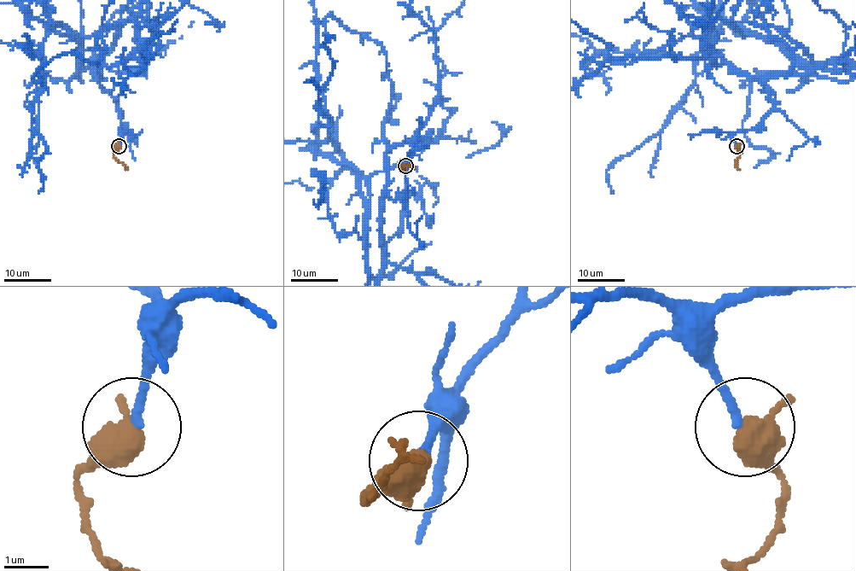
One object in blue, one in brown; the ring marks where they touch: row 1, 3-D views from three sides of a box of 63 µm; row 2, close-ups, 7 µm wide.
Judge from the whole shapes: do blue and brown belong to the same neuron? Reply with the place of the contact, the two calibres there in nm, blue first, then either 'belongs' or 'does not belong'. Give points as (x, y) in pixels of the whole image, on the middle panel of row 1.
(405, 166) | 190/480 nm | belongs

